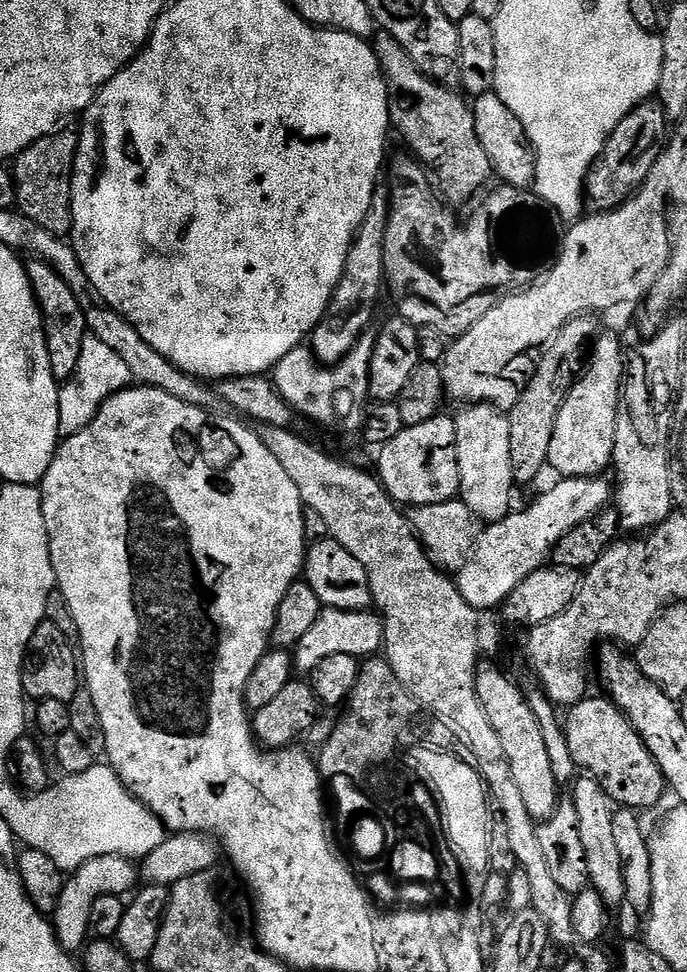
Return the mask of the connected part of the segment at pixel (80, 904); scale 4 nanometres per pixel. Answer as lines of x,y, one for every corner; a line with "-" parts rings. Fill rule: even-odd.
124,856
94,858
83,864
76,872
71,873
64,881
62,898
58,898
58,906
54,913
56,940
64,947
65,952
76,954
85,947
86,941
89,939
90,906
94,906
94,902
98,902
98,898
103,896
123,897
124,892
131,893
137,884
137,865

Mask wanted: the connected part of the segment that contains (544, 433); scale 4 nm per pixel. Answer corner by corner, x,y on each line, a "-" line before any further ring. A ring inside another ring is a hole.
592,314
580,316
576,320
571,320
552,339
551,344
543,349
544,357
541,358
532,381
528,385
526,383
523,385
518,402
510,409
508,416
510,458
512,459
512,479
517,485
528,484
540,471
545,471
550,454
550,438
554,438
554,422
558,418
558,410
577,379
576,359
579,358
584,343
586,348
589,340
599,333
600,326
597,320
599,319

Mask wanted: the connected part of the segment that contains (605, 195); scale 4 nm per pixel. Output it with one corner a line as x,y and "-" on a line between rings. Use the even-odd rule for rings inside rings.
644,101
615,127
604,152
592,164
585,180
585,203
593,213
611,212
635,195
668,140
668,119
659,101

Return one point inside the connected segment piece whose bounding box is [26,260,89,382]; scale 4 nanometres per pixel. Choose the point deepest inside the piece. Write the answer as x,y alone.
65,326

